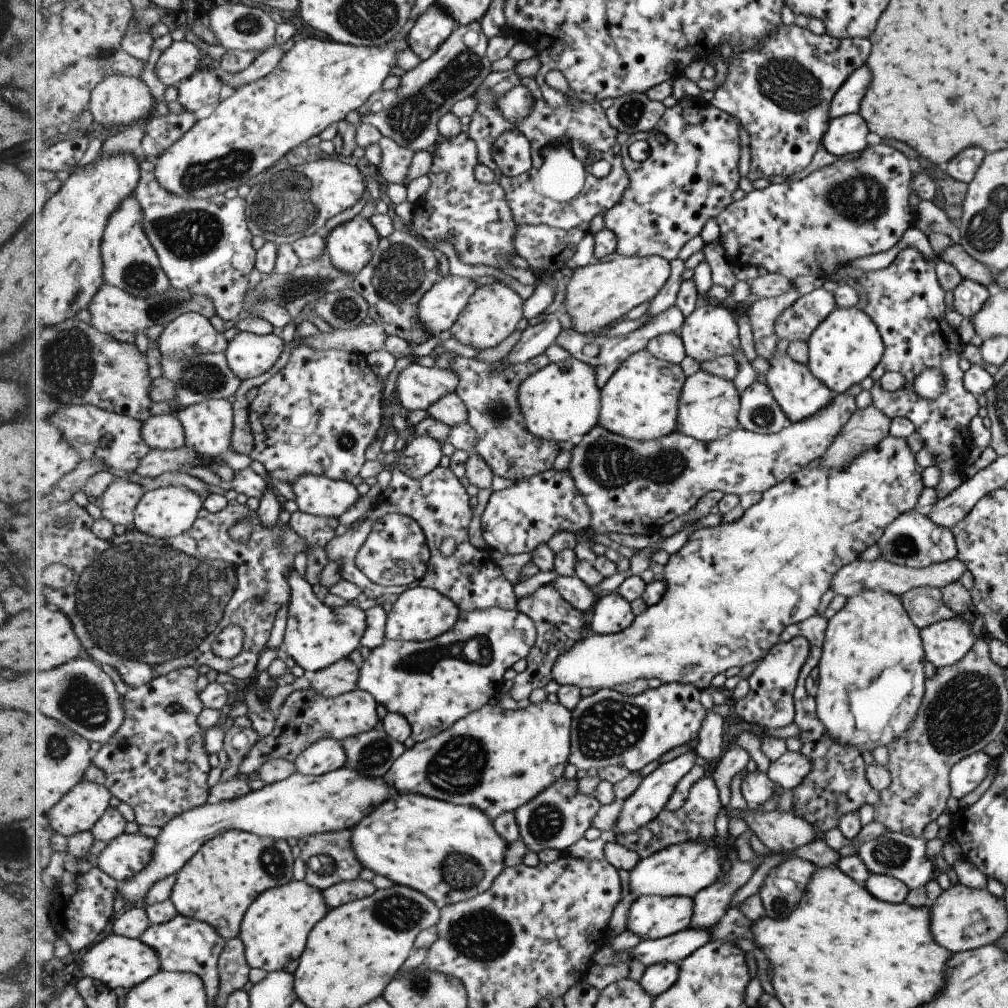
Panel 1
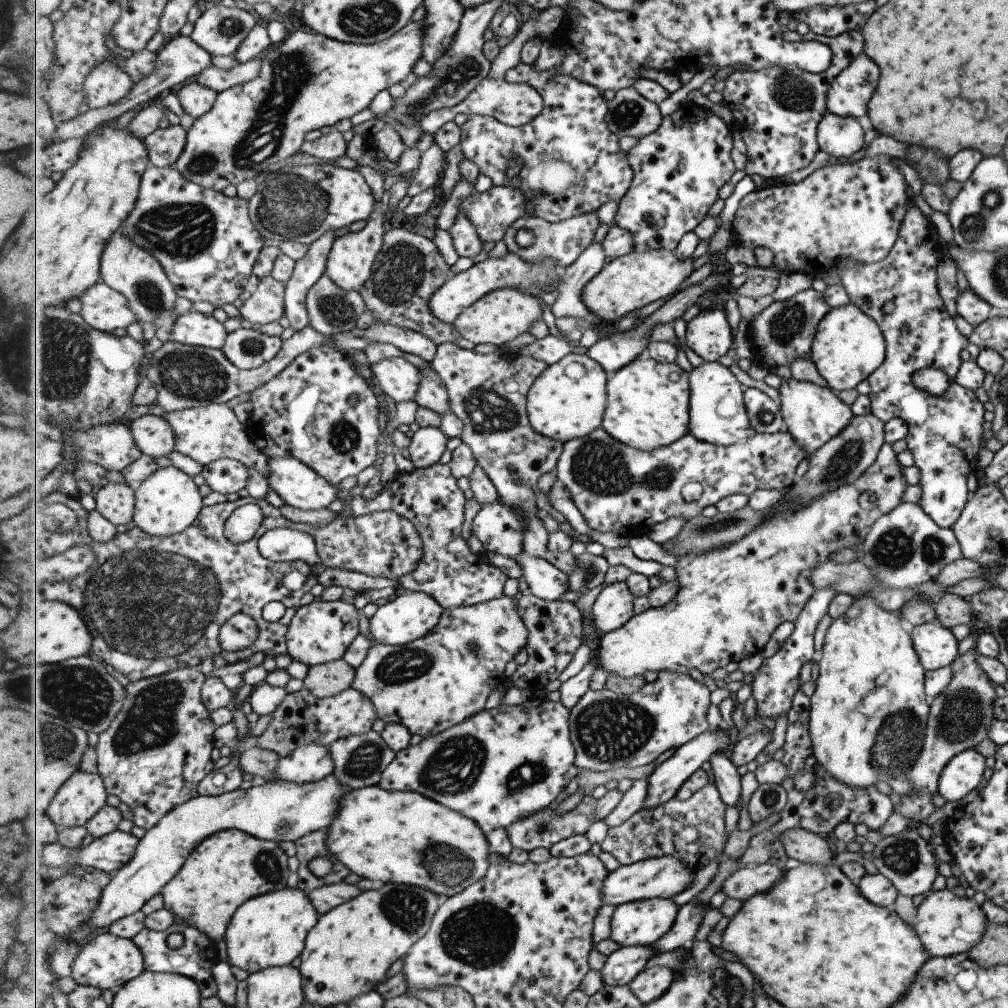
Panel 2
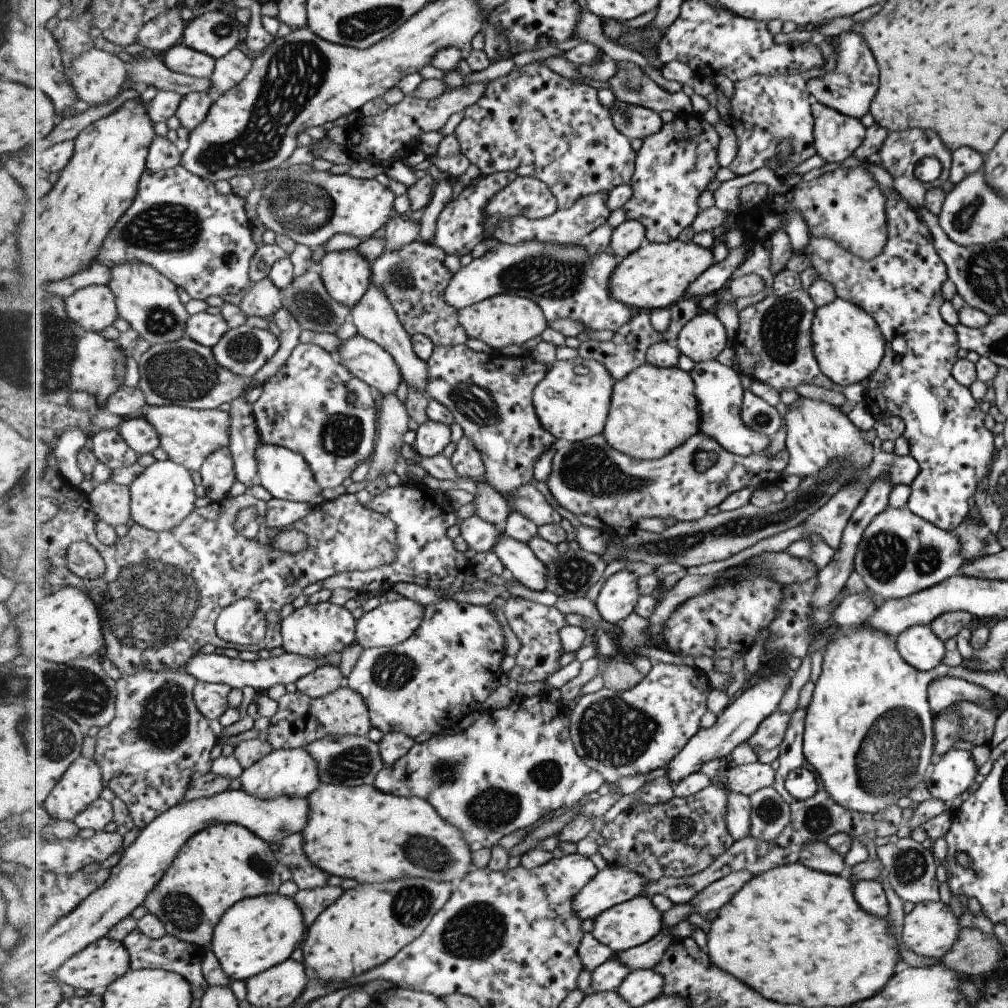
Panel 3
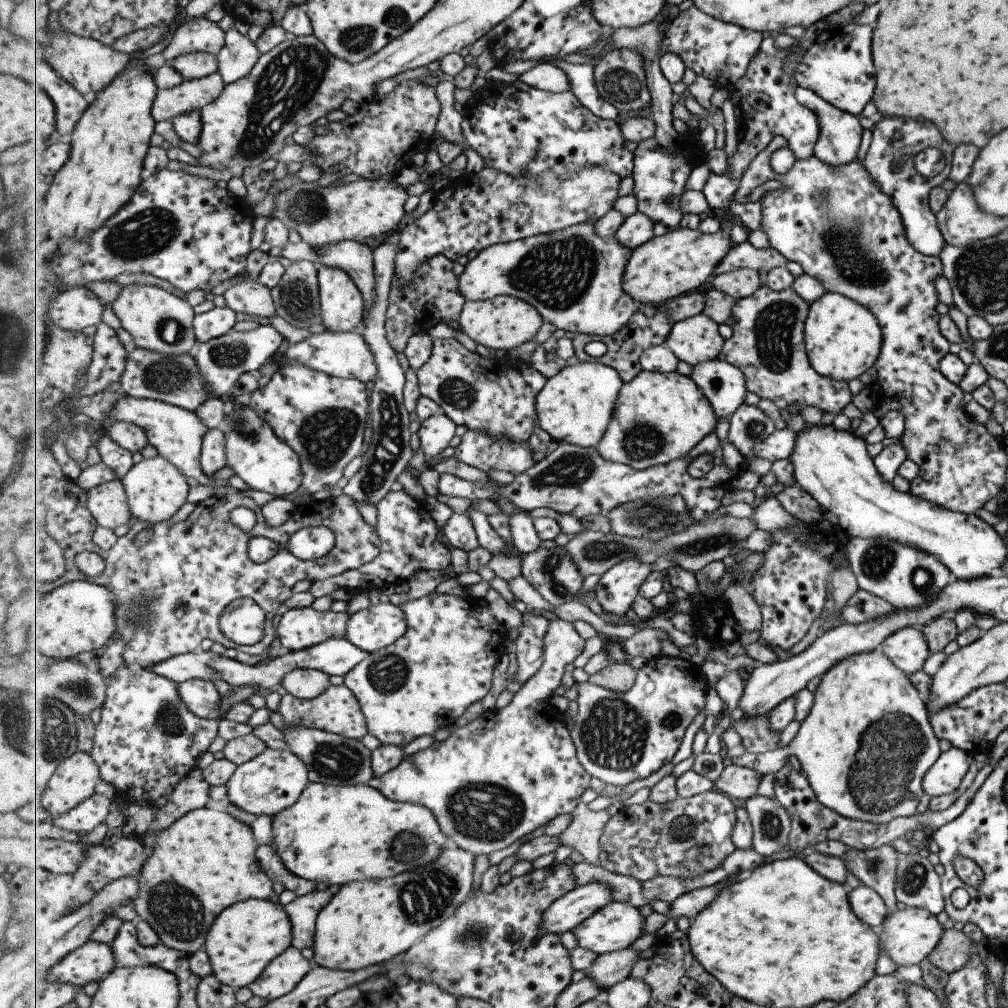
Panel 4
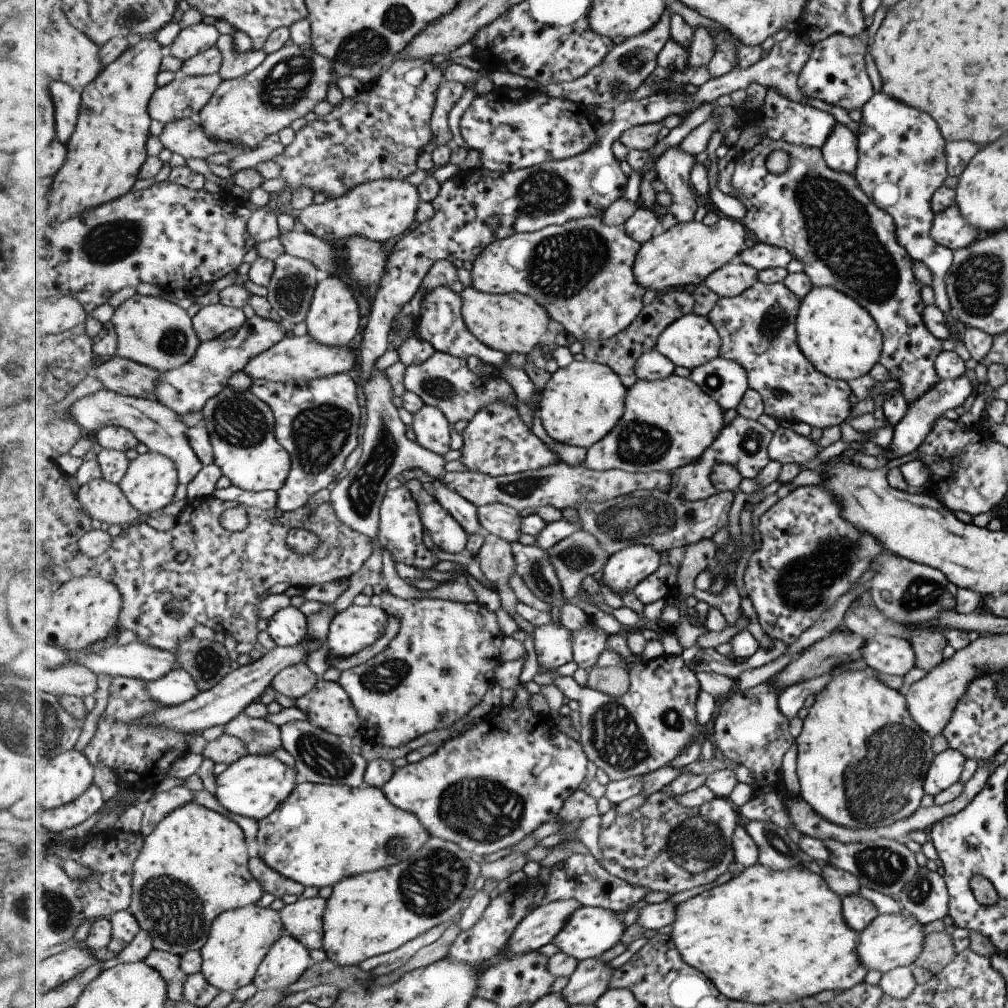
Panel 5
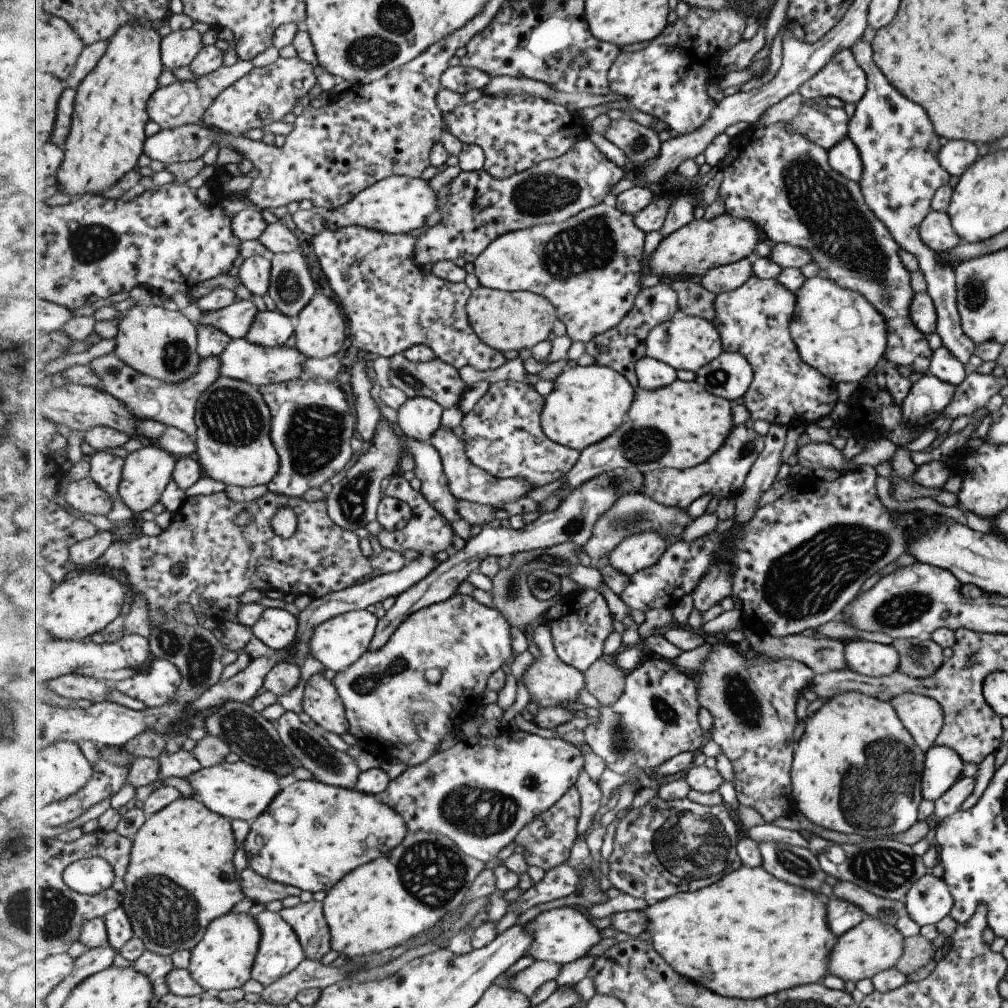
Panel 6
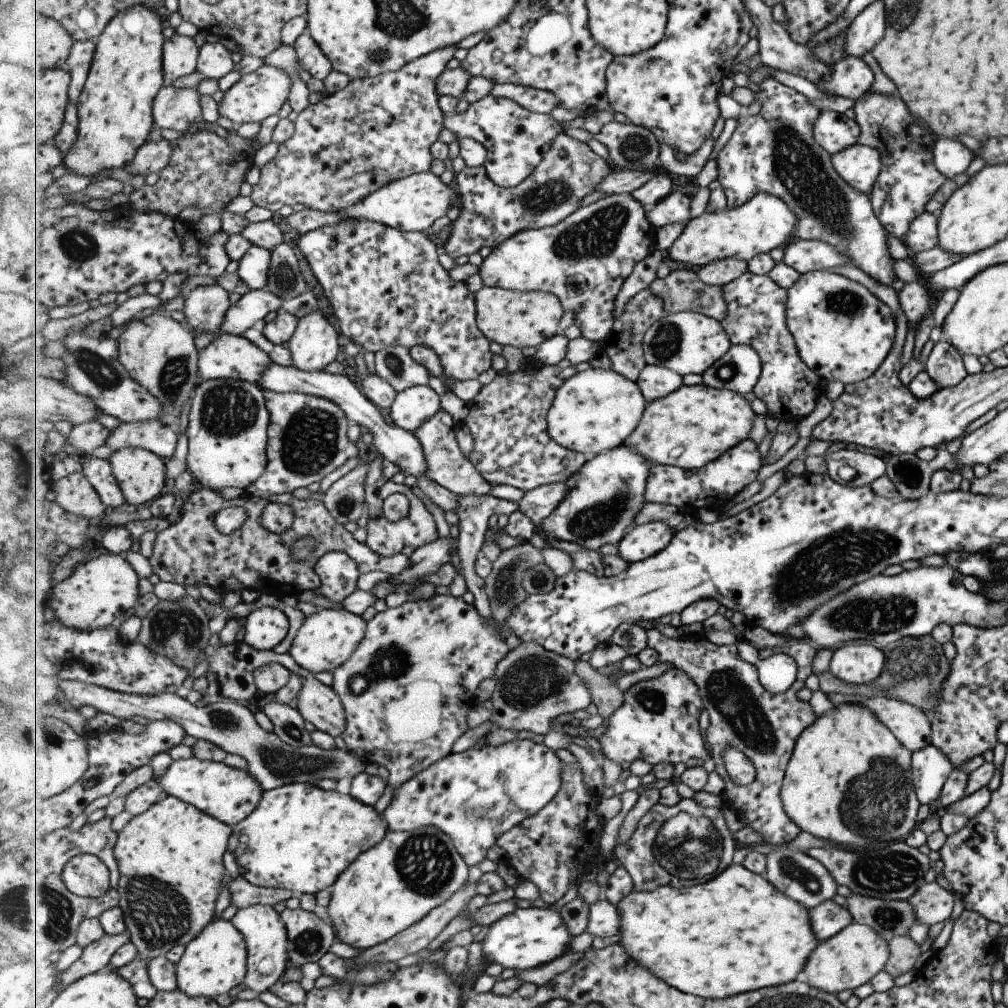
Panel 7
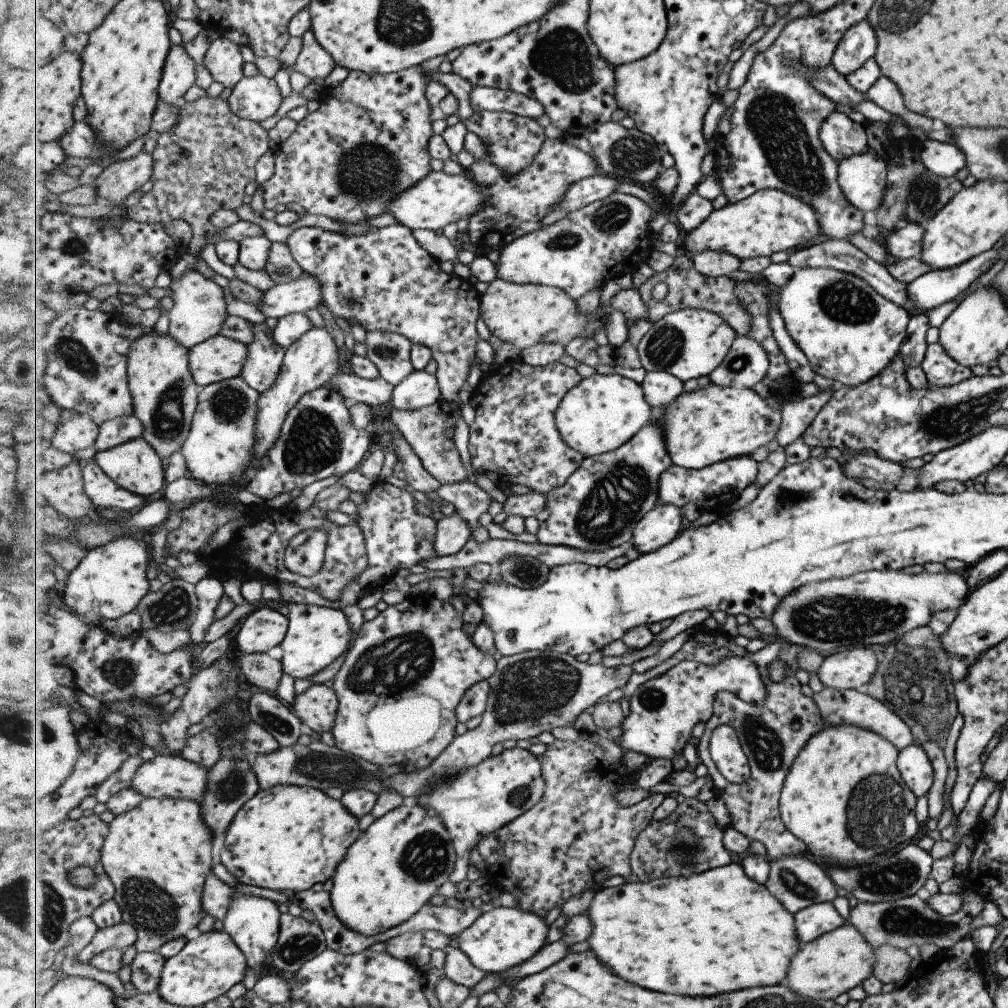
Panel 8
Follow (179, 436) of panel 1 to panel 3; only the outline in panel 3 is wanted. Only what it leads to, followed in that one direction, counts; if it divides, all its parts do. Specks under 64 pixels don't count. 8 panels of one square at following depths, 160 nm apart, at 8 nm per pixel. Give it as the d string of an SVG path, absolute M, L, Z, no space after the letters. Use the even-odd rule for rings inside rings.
M147 417L126 419L119 425L120 433L127 444L140 455L155 452L160 446L160 434Z

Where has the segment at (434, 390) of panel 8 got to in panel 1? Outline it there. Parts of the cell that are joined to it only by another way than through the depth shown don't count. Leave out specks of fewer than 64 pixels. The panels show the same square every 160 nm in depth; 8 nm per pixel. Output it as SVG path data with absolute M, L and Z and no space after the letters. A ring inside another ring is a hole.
M432 436L410 438L397 459L399 468L410 477L424 479L443 460L443 452L438 440Z

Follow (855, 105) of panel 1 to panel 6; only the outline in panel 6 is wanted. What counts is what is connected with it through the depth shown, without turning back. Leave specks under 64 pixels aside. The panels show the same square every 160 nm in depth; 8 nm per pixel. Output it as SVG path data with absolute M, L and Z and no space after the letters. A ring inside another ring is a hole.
M849 49L833 54L815 74L812 74L796 92L802 100L835 96L844 103L855 104L865 92L866 76Z

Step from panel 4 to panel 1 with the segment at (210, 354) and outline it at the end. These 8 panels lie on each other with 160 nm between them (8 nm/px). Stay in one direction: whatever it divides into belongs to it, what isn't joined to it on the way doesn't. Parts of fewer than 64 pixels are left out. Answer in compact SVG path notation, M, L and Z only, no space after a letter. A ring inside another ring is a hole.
M240 331L228 343L226 354L229 368L241 380L257 378L269 372L285 350L285 342L280 336L257 335L249 331Z

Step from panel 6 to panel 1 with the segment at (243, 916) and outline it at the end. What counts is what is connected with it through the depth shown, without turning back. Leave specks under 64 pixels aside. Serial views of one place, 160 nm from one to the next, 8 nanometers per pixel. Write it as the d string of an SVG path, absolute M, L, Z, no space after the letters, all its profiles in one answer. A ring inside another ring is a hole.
M293 880L287 884L265 891L251 907L248 908L242 922L241 934L239 937L245 943L246 959L251 968L262 968L267 973L283 971L293 960L300 960L307 947L308 936L312 928L328 915L331 910L324 897L324 891L311 886L306 880Z

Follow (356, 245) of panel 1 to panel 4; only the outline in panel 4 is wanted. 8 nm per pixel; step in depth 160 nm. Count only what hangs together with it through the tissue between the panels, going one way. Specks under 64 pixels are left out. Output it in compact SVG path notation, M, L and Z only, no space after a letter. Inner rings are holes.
M318 266L323 325L333 332L357 330L363 322L363 293L353 277L342 268Z

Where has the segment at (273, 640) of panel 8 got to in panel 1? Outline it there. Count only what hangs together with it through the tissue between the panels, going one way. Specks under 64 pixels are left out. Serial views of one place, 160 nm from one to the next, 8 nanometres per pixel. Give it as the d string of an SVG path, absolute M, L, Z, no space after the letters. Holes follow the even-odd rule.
M293 569L288 576L292 599L289 604L287 623L282 647L288 656L301 665L309 674L325 670L332 664L346 659L358 650L361 639L368 627L365 609L358 608L355 604L343 607L325 606L313 592L312 584Z

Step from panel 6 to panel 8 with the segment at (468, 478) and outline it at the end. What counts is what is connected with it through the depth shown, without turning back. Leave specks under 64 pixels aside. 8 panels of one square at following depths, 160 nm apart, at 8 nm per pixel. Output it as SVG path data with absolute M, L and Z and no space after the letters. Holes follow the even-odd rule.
M441 398L434 405L414 411L402 411L392 408L390 422L407 439L413 450L421 458L423 466L442 485L460 483L467 480L467 470L461 462L461 454L455 444L455 426L457 426L454 403Z

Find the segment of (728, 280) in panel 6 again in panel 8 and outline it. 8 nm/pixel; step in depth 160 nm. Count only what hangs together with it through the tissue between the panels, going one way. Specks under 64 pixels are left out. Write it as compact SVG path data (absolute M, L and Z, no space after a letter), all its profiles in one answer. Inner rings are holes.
M705 251L693 255L694 265L702 275L713 277L730 277L741 268L742 260L728 252Z

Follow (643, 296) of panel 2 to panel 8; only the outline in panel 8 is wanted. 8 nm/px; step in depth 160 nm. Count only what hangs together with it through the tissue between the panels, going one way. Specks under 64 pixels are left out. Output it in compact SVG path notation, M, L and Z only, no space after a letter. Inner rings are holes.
M761 189L741 202L715 209L704 223L686 235L683 247L692 256L705 251L728 252L744 261L807 247L807 242L819 231L817 213L811 206L785 191Z

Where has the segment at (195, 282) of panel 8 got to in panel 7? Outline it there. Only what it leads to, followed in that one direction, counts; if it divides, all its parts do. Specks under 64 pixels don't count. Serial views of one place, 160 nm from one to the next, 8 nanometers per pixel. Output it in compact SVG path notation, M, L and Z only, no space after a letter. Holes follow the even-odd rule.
M216 283L191 291L183 313L189 330L196 336L197 333L204 331L221 332L222 321L231 306L229 292Z

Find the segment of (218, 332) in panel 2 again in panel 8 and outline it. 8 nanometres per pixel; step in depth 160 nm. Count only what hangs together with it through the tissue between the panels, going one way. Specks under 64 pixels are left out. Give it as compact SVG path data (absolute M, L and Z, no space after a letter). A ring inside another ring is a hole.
M307 272L289 283L279 283L263 293L263 298L257 308L267 317L280 319L293 313L305 313L311 308L318 308L319 304L325 305L323 285L319 277L314 277Z

